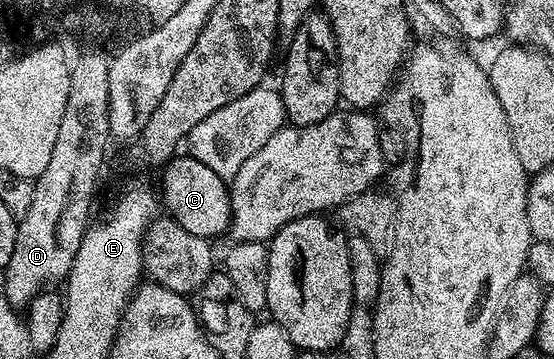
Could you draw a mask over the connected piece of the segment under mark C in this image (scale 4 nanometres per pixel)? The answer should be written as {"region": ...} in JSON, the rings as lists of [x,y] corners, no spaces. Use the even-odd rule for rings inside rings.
{"region":[[[176,154],[162,165],[163,172],[163,196],[161,192],[161,204],[166,215],[172,220],[185,226],[189,234],[197,238],[205,238],[214,241],[228,231],[231,226],[231,194],[228,181],[223,180],[205,162],[201,162],[196,156],[190,154]]]}

